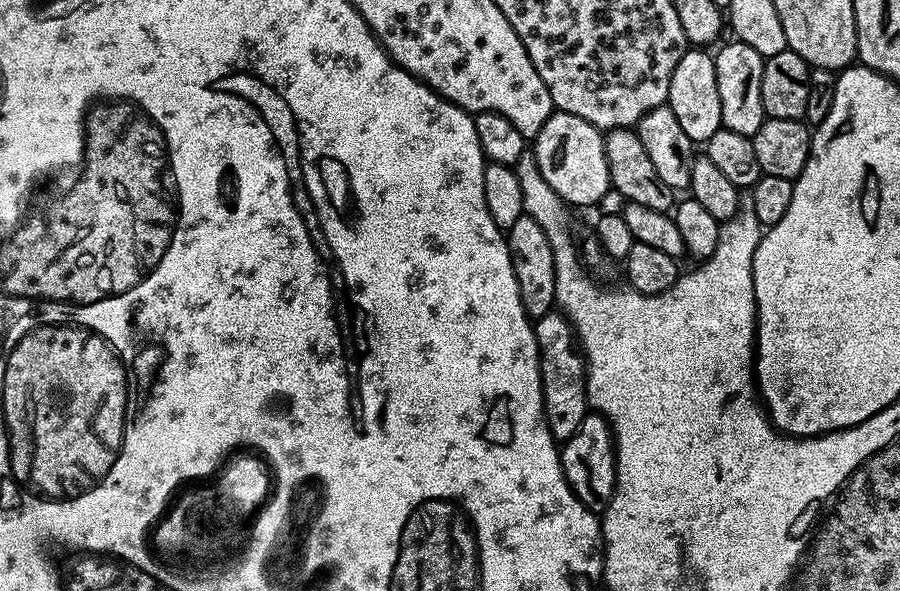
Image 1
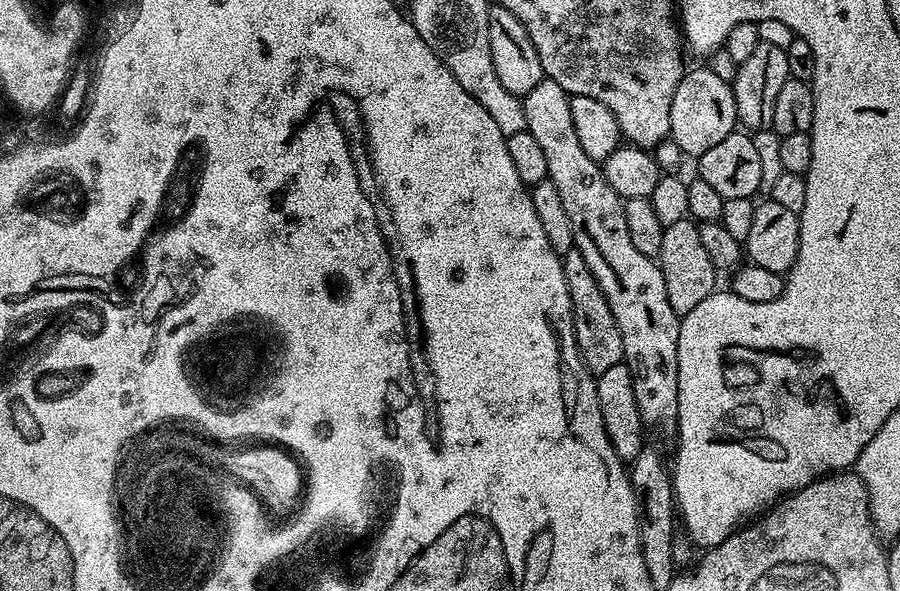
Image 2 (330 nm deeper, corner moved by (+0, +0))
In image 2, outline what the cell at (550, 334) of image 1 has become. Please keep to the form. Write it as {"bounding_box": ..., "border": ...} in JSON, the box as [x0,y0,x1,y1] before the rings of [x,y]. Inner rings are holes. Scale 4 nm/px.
{"bounding_box":[562,248,624,377],"border":[[[573,248],[563,253],[562,262],[566,286],[572,299],[576,345],[589,372],[595,377],[601,376],[606,370],[610,370],[610,366],[618,366],[624,359],[622,334],[618,330],[618,322],[614,320],[610,302],[606,301],[606,294],[602,293],[602,286],[598,286],[597,279],[590,273],[581,252]]]}

